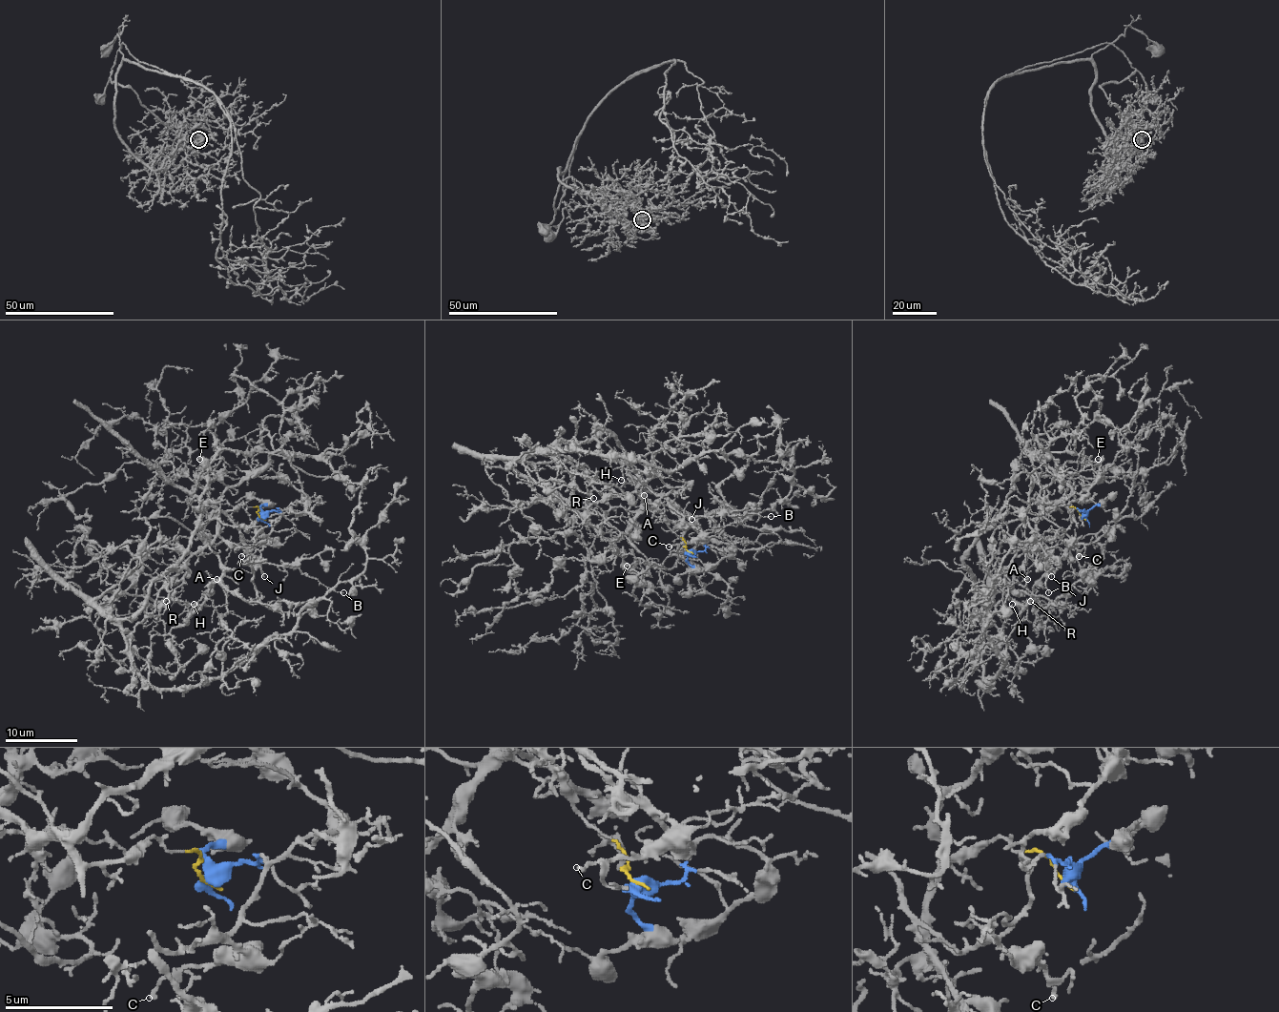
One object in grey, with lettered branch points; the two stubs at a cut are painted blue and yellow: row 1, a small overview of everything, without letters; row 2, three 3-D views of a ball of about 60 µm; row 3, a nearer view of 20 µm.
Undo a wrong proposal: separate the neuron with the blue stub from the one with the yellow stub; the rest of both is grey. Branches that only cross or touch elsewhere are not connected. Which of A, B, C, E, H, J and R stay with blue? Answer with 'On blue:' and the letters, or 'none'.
On blue: B, C, J

